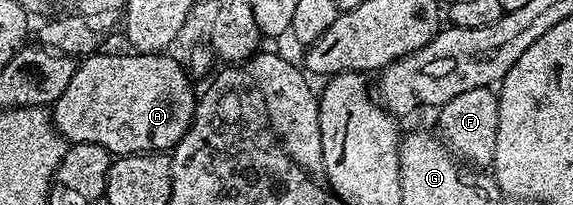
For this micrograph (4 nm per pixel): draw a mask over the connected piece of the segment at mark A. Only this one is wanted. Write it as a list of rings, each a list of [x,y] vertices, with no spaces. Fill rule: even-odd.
[[[167,52],[103,53],[84,57],[75,67],[69,88],[54,102],[53,117],[60,134],[71,144],[101,144],[112,156],[174,151],[195,119],[197,90],[191,87],[192,75]]]

